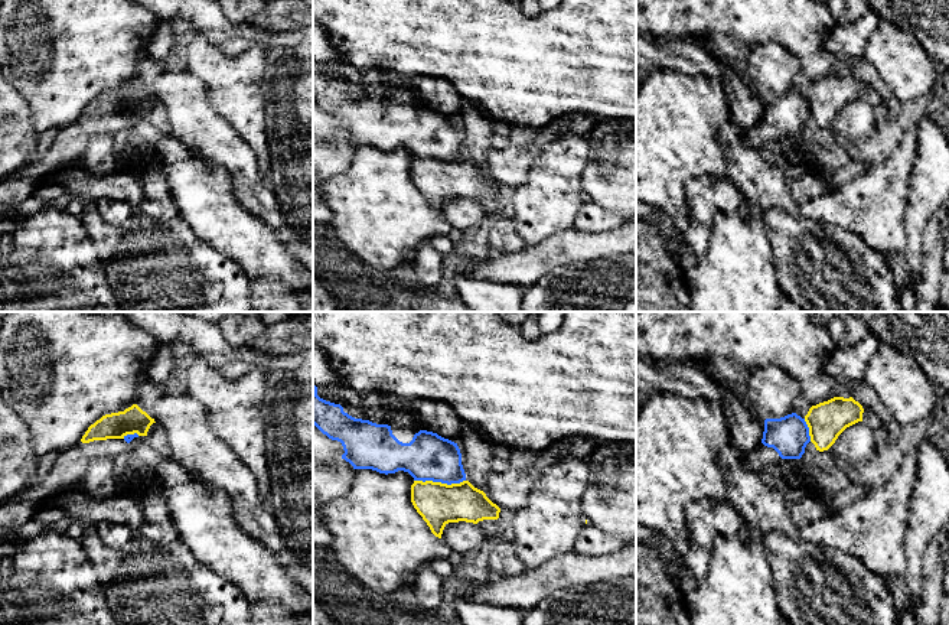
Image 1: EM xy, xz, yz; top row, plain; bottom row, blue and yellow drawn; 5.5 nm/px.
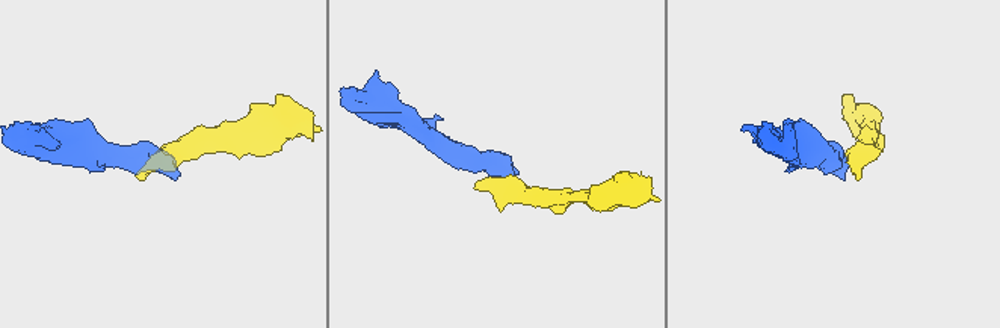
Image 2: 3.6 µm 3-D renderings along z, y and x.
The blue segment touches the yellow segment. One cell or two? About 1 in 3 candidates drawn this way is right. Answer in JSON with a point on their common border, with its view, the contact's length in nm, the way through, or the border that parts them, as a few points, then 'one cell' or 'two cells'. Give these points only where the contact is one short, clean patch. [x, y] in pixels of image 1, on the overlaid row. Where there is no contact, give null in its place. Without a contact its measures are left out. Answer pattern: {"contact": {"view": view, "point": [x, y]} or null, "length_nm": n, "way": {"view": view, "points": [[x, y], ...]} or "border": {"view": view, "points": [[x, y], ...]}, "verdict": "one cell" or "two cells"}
{"contact": {"view": "xz", "point": [440, 481]}, "length_nm": 280, "border": {"view": "xz", "points": [[414, 479], [447, 484], [465, 481]]}, "verdict": "two cells"}

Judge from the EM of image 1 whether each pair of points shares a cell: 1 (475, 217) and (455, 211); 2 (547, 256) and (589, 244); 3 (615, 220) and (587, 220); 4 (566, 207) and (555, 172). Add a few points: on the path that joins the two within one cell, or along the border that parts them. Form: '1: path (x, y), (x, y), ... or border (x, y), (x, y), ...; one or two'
1: path (470, 214), (459, 212); one
2: path (557, 250), (579, 246); one
3: path (607, 220), (594, 220); one
4: path (557, 198), (555, 181); one

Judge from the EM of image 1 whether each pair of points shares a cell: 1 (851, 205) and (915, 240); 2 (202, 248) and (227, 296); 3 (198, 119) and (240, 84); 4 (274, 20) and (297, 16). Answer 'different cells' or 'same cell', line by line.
1: different cells
2: same cell
3: different cells
4: same cell

